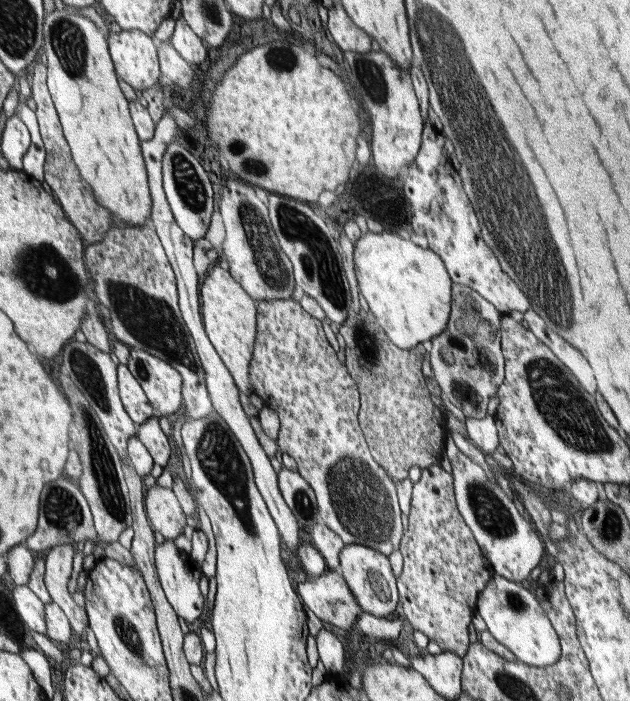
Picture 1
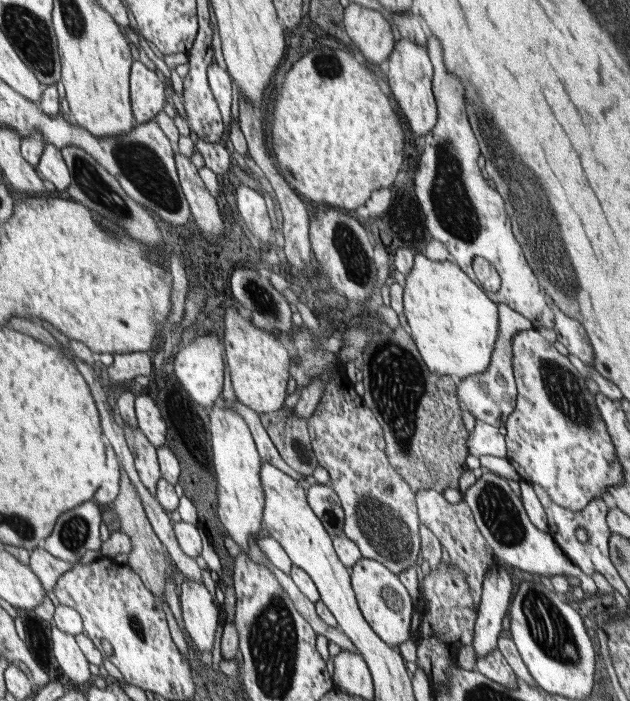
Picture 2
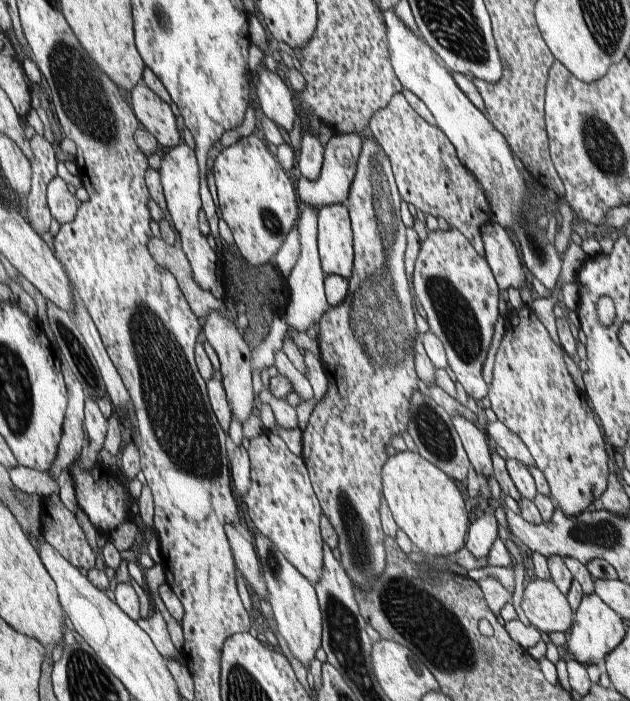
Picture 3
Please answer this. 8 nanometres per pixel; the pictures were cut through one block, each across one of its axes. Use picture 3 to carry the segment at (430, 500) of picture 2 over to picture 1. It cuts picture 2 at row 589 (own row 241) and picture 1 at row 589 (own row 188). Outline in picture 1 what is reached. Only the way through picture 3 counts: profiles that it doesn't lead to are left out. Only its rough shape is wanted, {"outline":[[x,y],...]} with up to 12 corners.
{"outline":[[421,468],[399,552],[405,622],[465,656],[493,576],[453,474]]}

